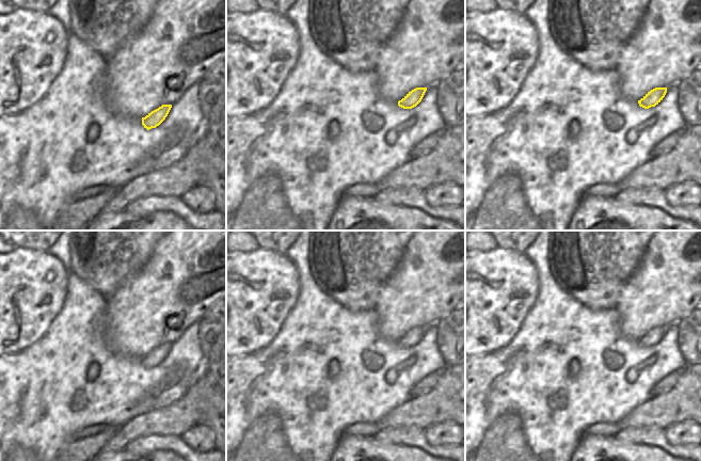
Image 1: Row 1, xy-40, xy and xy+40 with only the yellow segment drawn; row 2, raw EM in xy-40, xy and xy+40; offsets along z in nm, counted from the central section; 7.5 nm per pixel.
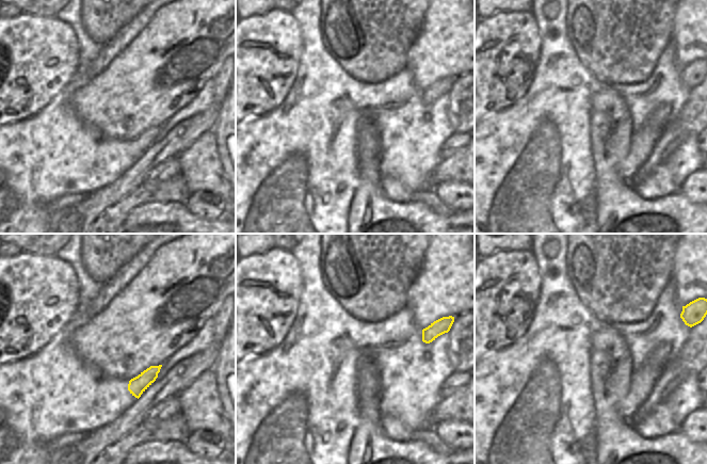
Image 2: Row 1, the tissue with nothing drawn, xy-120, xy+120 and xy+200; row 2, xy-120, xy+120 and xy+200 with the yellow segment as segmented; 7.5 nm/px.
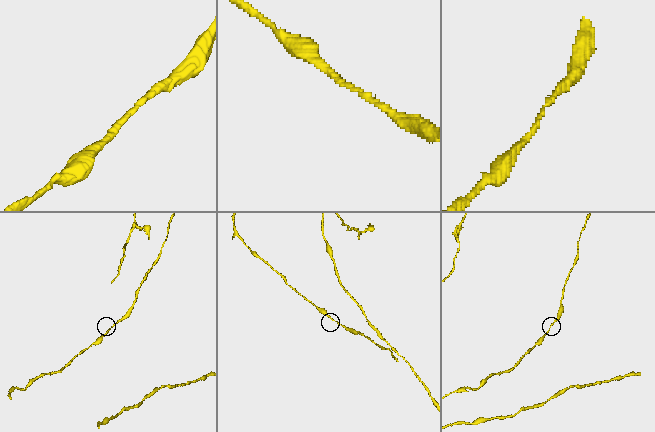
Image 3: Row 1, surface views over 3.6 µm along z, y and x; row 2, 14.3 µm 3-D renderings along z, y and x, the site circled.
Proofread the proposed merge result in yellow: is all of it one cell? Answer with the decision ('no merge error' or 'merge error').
no merge error

